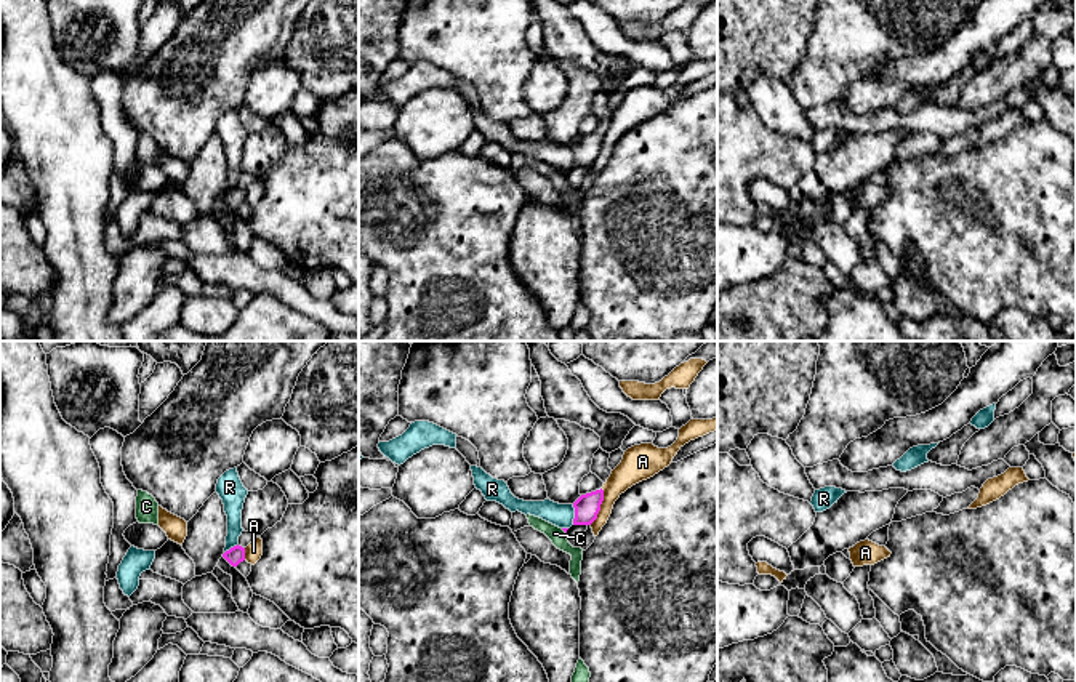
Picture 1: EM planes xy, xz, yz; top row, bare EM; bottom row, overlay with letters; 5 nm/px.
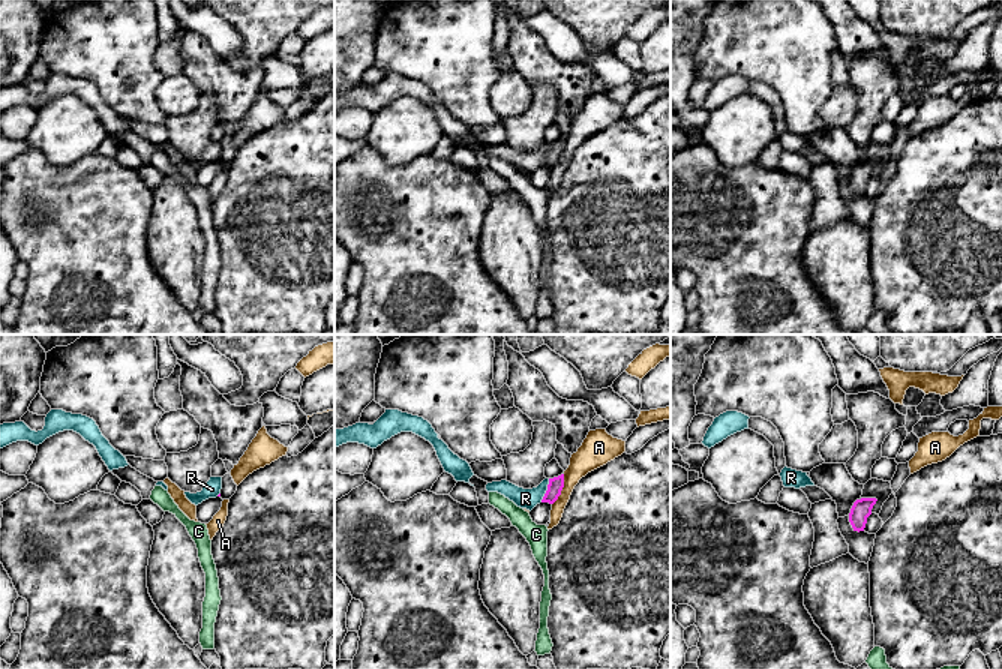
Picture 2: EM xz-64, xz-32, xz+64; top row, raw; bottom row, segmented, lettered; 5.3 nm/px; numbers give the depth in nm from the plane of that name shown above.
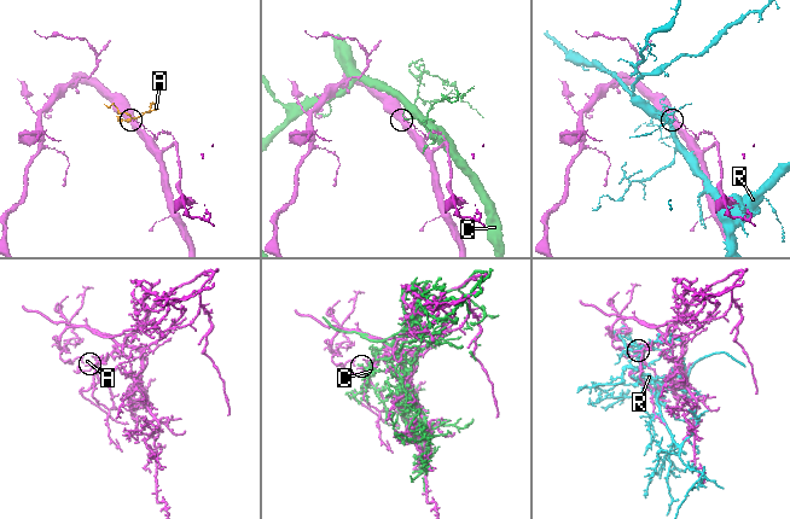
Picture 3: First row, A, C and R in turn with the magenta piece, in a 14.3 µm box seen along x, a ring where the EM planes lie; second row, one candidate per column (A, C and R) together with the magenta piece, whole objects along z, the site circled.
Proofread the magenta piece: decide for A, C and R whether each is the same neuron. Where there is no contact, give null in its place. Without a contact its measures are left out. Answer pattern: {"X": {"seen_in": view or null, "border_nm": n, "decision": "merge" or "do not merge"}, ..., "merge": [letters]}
{"A": {"seen_in": "xz", "border_nm": 200, "decision": "do not merge"}, "C": {"seen_in": "xz", "border_nm": 40, "decision": "do not merge"}, "R": {"seen_in": "xz", "border_nm": 100, "decision": "do not merge"}, "merge": []}

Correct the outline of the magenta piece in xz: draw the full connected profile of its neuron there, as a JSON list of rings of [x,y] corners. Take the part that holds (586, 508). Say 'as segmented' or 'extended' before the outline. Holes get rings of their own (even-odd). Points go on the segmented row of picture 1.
as segmented | [[[596,490],[586,495],[581,495],[575,503],[575,519],[573,525],[591,525],[600,511],[604,501],[604,490]]]

